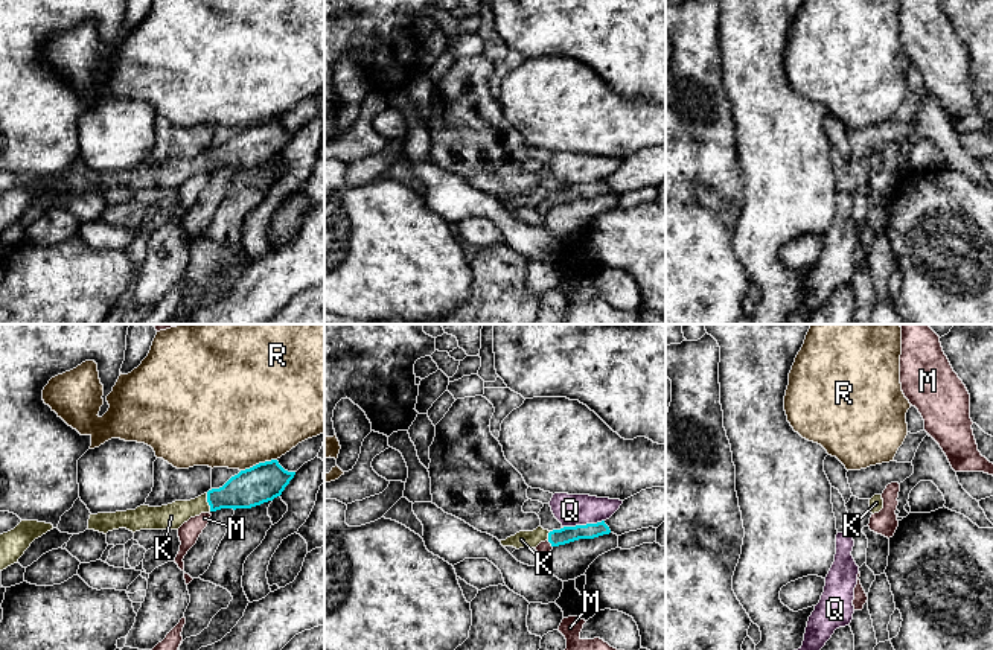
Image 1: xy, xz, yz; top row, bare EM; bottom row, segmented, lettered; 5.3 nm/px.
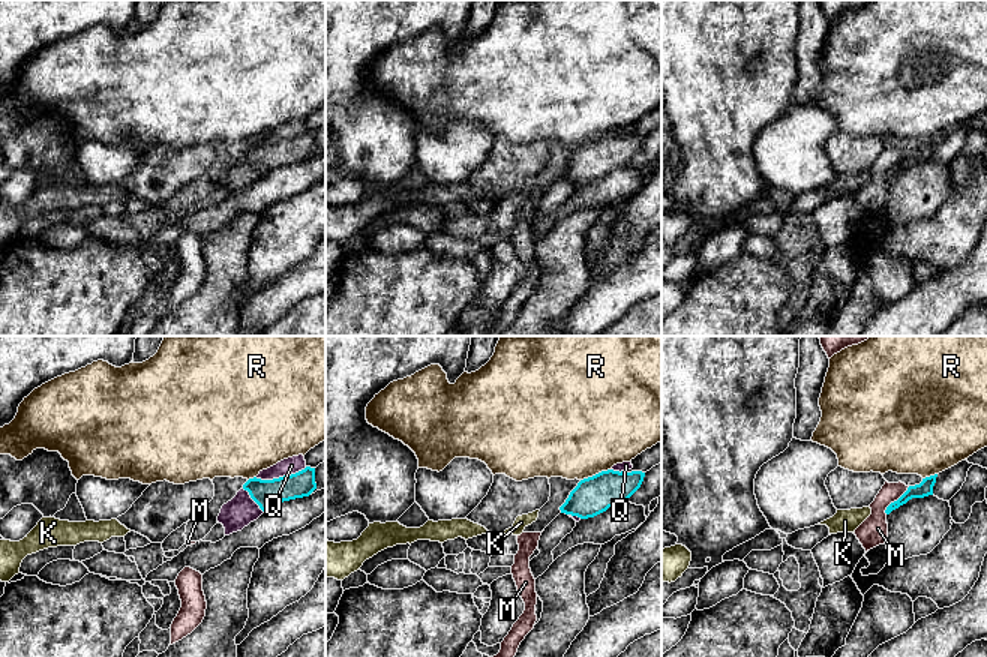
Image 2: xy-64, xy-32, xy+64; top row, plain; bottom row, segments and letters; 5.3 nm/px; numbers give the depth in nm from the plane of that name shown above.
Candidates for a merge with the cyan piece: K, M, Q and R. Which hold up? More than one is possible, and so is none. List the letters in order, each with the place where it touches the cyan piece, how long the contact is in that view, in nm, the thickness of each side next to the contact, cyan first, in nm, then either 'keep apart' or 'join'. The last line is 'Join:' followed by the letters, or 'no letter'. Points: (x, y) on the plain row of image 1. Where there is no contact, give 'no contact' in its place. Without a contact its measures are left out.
K: contact xy (207, 160); length 100 nm; calibres 200 and 140 nm; join
M: contact xz (550, 201); length 50 nm; calibres 90 and 70 nm; keep apart
Q: contact xz (584, 184); length 220 nm; calibres 90 and 170 nm; keep apart
R: contact xy (259, 122); length 200 nm; calibres 200 and 500 nm; keep apart
Join: K

